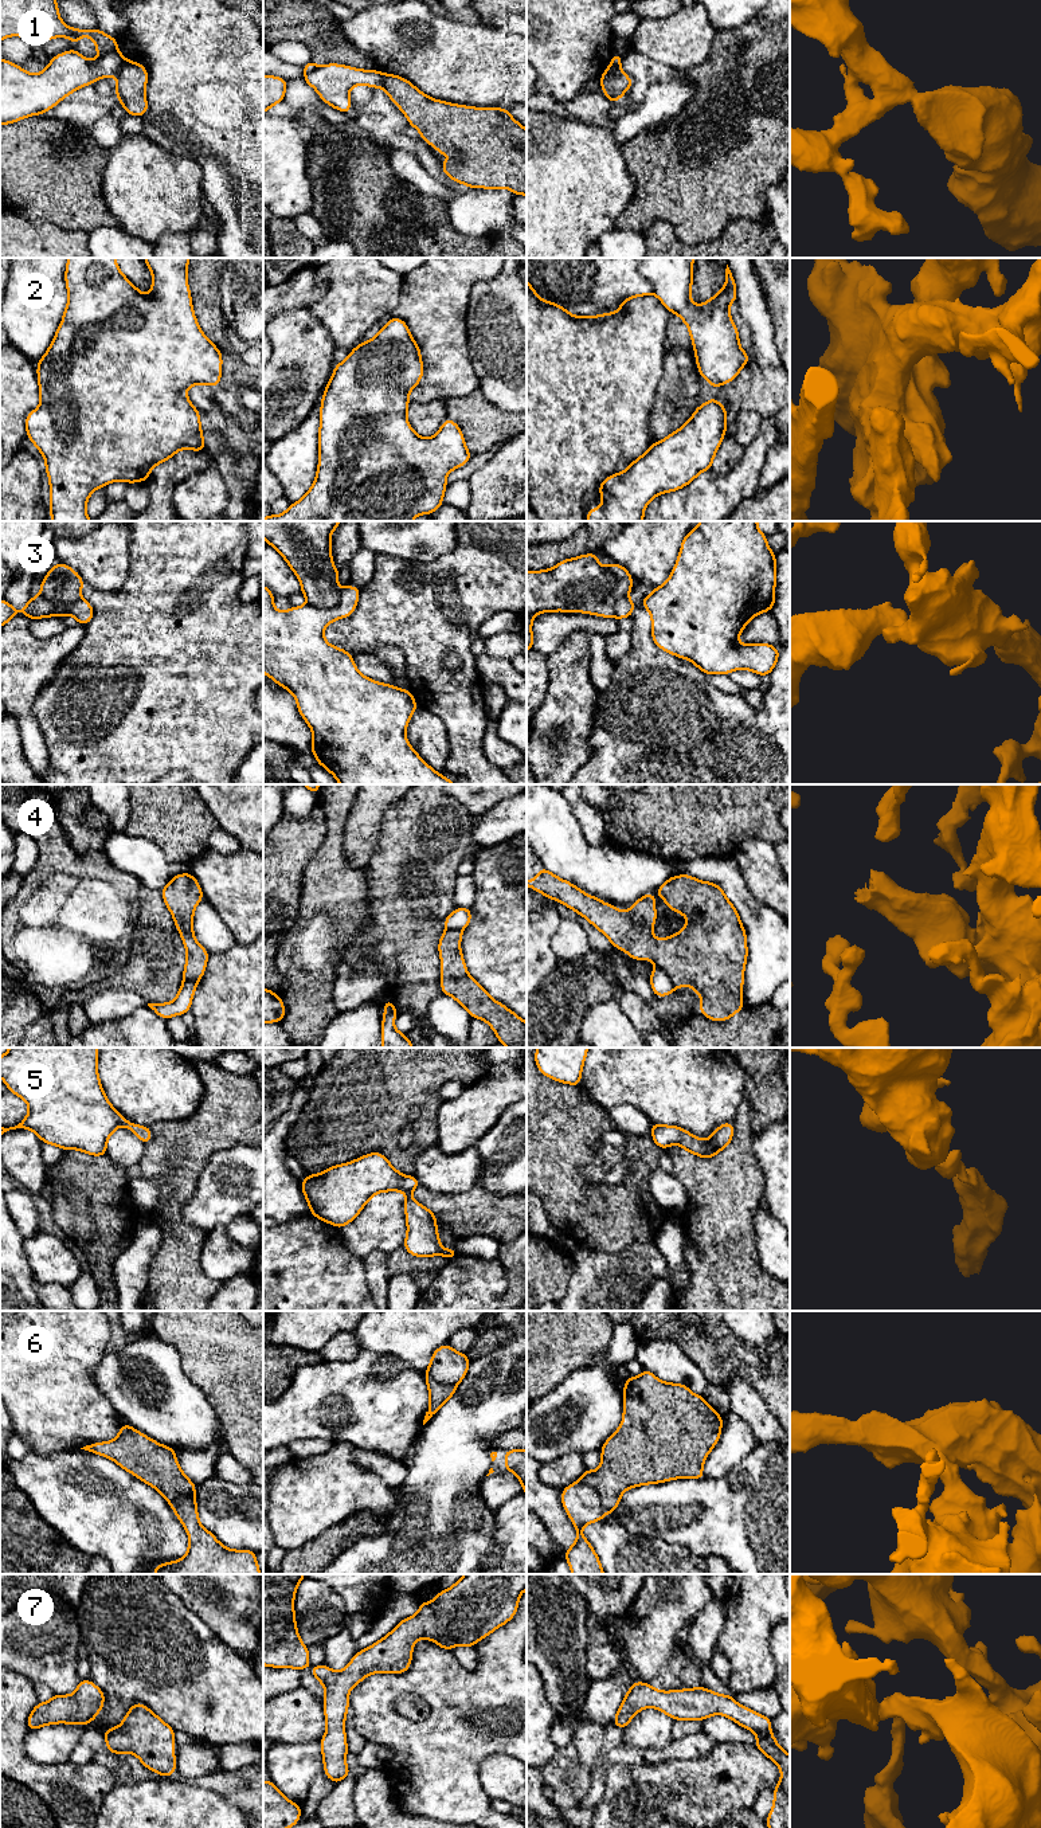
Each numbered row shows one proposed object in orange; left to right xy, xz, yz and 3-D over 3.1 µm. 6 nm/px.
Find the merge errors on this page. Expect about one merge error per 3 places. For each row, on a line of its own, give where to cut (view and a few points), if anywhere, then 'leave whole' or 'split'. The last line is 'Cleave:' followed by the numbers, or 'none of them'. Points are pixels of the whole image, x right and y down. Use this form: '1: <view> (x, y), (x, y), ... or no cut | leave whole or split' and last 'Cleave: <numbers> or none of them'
1: xy (125, 61), (114, 74) | split
2: no cut | leave whole
3: xz (343, 590), (339, 602), (332, 607), (312, 607), (308, 605) | split
4: yz (657, 965), (674, 986) | split
5: no cut | leave whole
6: yz (579, 1480), (595, 1490), (606, 1513) | split
7: no cut | leave whole
Cleave: 1, 3, 4, 6

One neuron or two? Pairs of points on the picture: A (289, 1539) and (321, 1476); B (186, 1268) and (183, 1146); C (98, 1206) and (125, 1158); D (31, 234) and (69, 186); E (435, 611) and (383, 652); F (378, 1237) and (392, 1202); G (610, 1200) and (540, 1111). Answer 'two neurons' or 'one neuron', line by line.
A: one neuron
B: one neuron
C: two neurons
D: two neurons
E: two neurons
F: one neuron
G: one neuron

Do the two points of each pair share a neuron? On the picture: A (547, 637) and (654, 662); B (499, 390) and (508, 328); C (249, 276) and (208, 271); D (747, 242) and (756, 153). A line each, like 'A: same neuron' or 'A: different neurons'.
A: different neurons
B: same neuron
C: different neurons
D: different neurons

